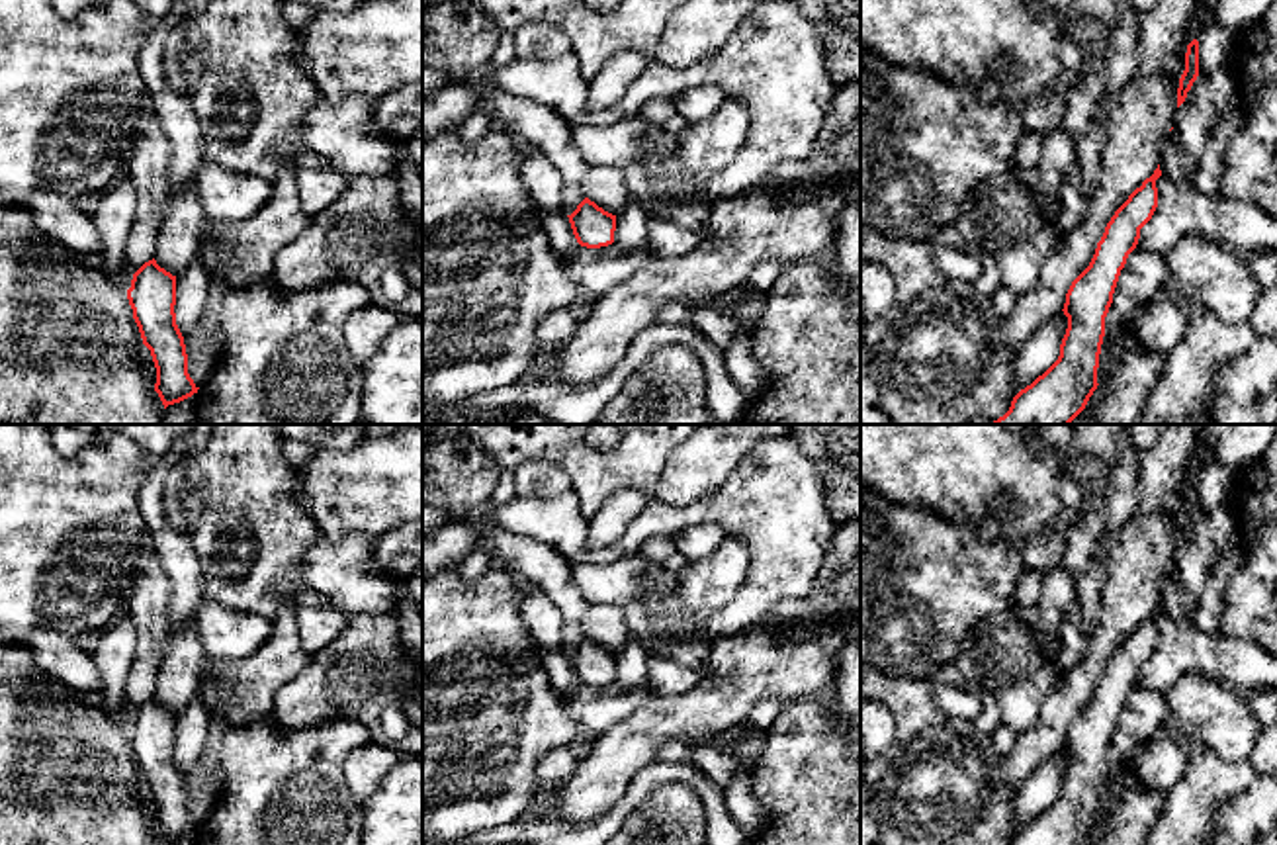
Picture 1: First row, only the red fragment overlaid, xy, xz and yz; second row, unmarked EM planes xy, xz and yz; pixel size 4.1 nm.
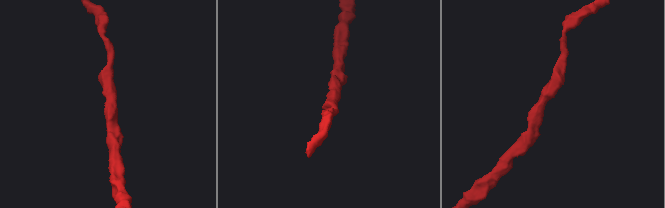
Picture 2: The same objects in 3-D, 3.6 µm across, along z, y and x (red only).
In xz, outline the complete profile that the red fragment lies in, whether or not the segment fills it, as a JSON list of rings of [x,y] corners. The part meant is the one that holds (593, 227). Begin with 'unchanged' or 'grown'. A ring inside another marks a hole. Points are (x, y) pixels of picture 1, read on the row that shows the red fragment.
unchanged; [[[589,198],[567,217],[581,246],[600,248],[614,243],[616,215],[604,211]]]

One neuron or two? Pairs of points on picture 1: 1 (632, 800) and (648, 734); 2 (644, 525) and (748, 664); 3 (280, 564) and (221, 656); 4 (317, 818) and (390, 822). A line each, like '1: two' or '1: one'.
1: two
2: two
3: two
4: two

